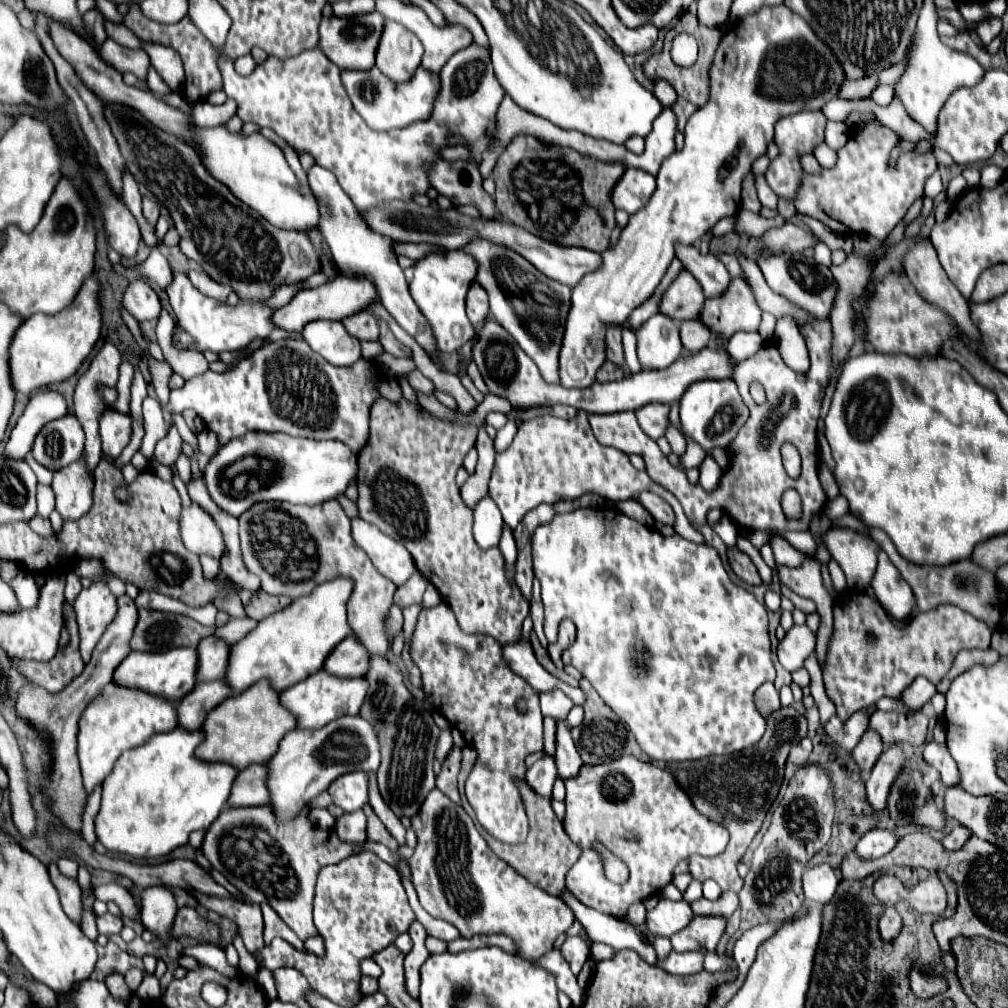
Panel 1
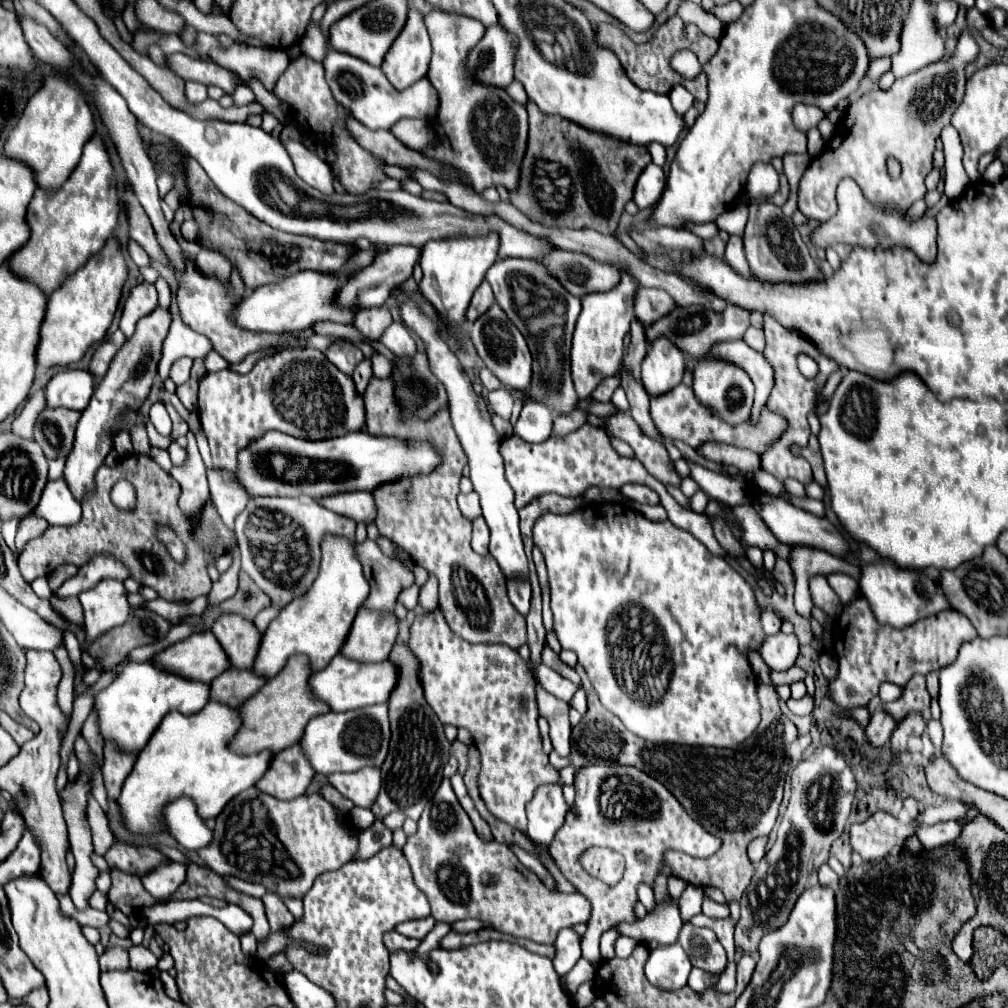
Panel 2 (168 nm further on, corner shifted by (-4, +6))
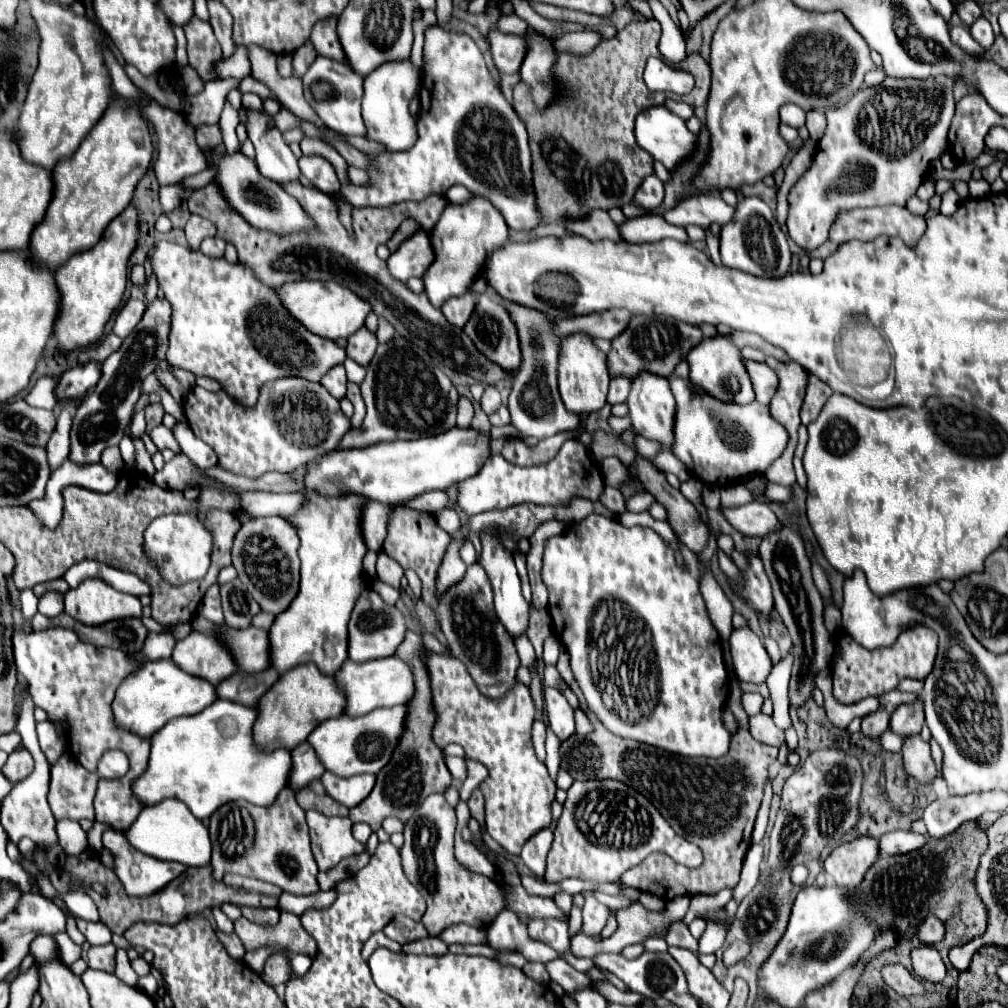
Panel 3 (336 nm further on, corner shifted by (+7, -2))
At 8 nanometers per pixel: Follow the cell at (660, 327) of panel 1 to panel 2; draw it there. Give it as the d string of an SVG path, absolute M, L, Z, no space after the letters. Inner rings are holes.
M656 340L642 362L642 386L650 396L670 392L682 382L684 354L670 340Z

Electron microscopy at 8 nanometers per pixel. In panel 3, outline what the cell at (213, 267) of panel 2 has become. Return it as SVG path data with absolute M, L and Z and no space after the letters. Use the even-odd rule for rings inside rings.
M205 238L201 242L201 254L207 258L223 258L225 252L225 242L221 238Z

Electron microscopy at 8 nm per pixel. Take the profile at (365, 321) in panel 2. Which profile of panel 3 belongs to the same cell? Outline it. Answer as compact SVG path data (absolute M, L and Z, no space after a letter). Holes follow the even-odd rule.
M363 326L353 336L347 338L347 356L353 358L355 362L367 366L377 350L377 344L379 342L377 342L375 334Z

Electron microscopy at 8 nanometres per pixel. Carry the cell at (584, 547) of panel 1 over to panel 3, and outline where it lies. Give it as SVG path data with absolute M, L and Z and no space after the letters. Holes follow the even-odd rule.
M591 514L587 518L583 518L577 524L571 524L563 534L559 536L551 536L545 542L545 554L543 554L543 568L541 568L541 578L543 584L549 590L549 614L553 618L553 626L555 626L555 634L561 640L561 644L565 646L565 650L571 656L571 668L575 674L575 680L579 684L579 688L585 694L587 706L595 712L595 716L603 722L605 728L609 728L613 734L621 736L621 738L633 738L633 740L641 740L645 744L657 746L661 750L673 752L673 754L681 754L681 756L707 756L707 758L721 758L725 756L725 752L729 750L731 738L733 734L725 728L725 722L721 718L721 712L725 708L725 700L729 696L729 680L727 680L727 670L723 666L723 654L721 654L721 644L719 644L719 630L713 626L709 610L705 606L705 600L701 596L701 576L705 574L705 568L699 560L699 554L689 552L689 548L681 548L681 554L685 558L687 570L681 570L675 564L675 550L653 530L653 528L643 528L643 526L633 526L633 528L625 528L621 522L599 516L599 514ZM593 614L615 614L615 622L607 624L605 618L601 620L601 624L605 624L605 630L609 634L607 640L601 642L601 626L593 628L591 618Z

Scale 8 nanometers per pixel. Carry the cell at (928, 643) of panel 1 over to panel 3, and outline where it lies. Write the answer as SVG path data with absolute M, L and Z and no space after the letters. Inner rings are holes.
M927 626L907 628L899 634L893 646L877 650L865 650L849 634L843 634L837 640L833 656L833 668L831 668L833 694L843 704L855 704L867 696L881 696L885 692L895 690L897 682L903 678L923 680L933 670L937 650L939 650L939 638Z

